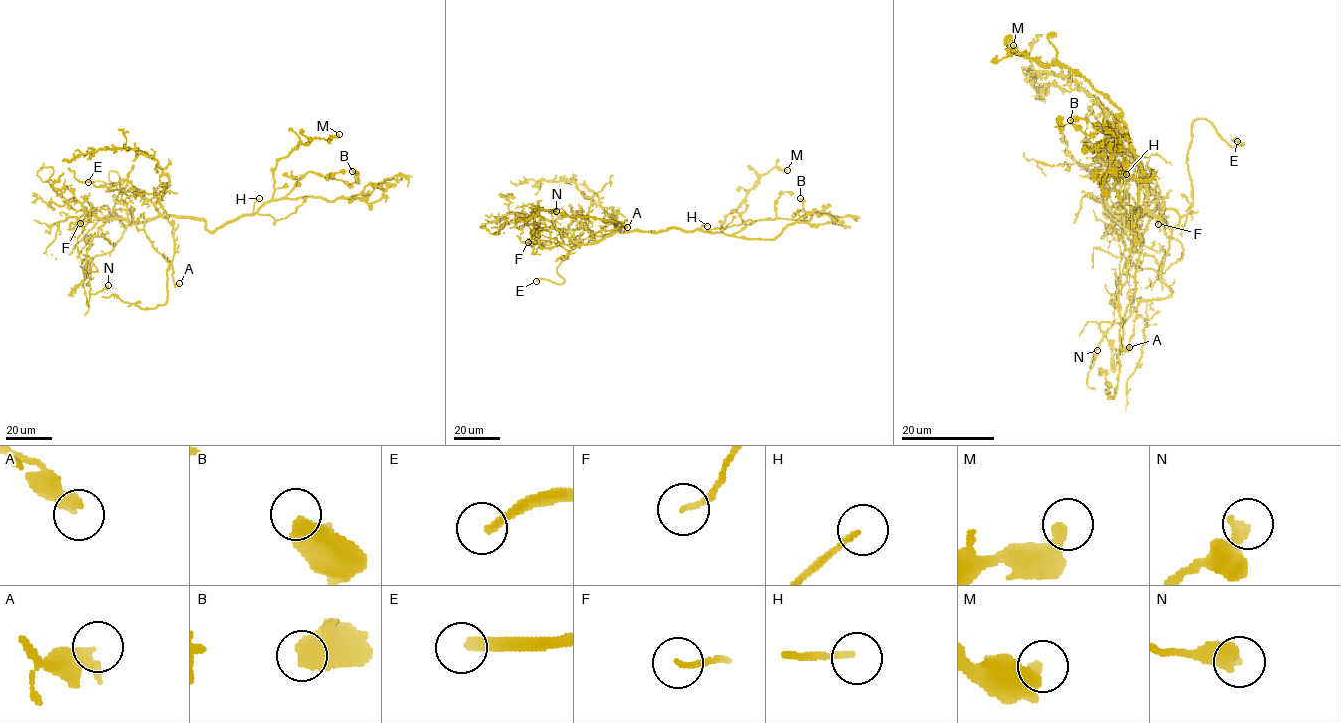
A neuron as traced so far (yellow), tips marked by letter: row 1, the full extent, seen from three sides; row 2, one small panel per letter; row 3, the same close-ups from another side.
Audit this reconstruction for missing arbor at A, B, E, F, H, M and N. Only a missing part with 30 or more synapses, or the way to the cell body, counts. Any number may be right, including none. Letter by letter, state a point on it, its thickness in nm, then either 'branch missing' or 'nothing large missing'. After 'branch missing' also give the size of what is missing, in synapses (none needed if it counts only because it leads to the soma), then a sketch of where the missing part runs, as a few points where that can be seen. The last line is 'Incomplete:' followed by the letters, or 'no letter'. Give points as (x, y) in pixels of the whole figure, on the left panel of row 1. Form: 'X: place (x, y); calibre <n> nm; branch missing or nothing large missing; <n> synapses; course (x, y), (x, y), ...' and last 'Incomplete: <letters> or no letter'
A: place (179, 283); calibre 400 nm; nothing large missing
B: place (352, 171); calibre 550 nm; nothing large missing
E: place (88, 182); calibre 280 nm; branch missing; course (88, 182), (78, 181), (75, 177)
F: place (80, 223); calibre 140 nm; nothing large missing
H: place (259, 198); calibre 150 nm; branch missing; 30 synapses; course (259, 198), (265, 185), (262, 167)
M: place (339, 134); calibre 360 nm; nothing large missing
N: place (108, 285); calibre 340 nm; nothing large missing
Incomplete: E, H

